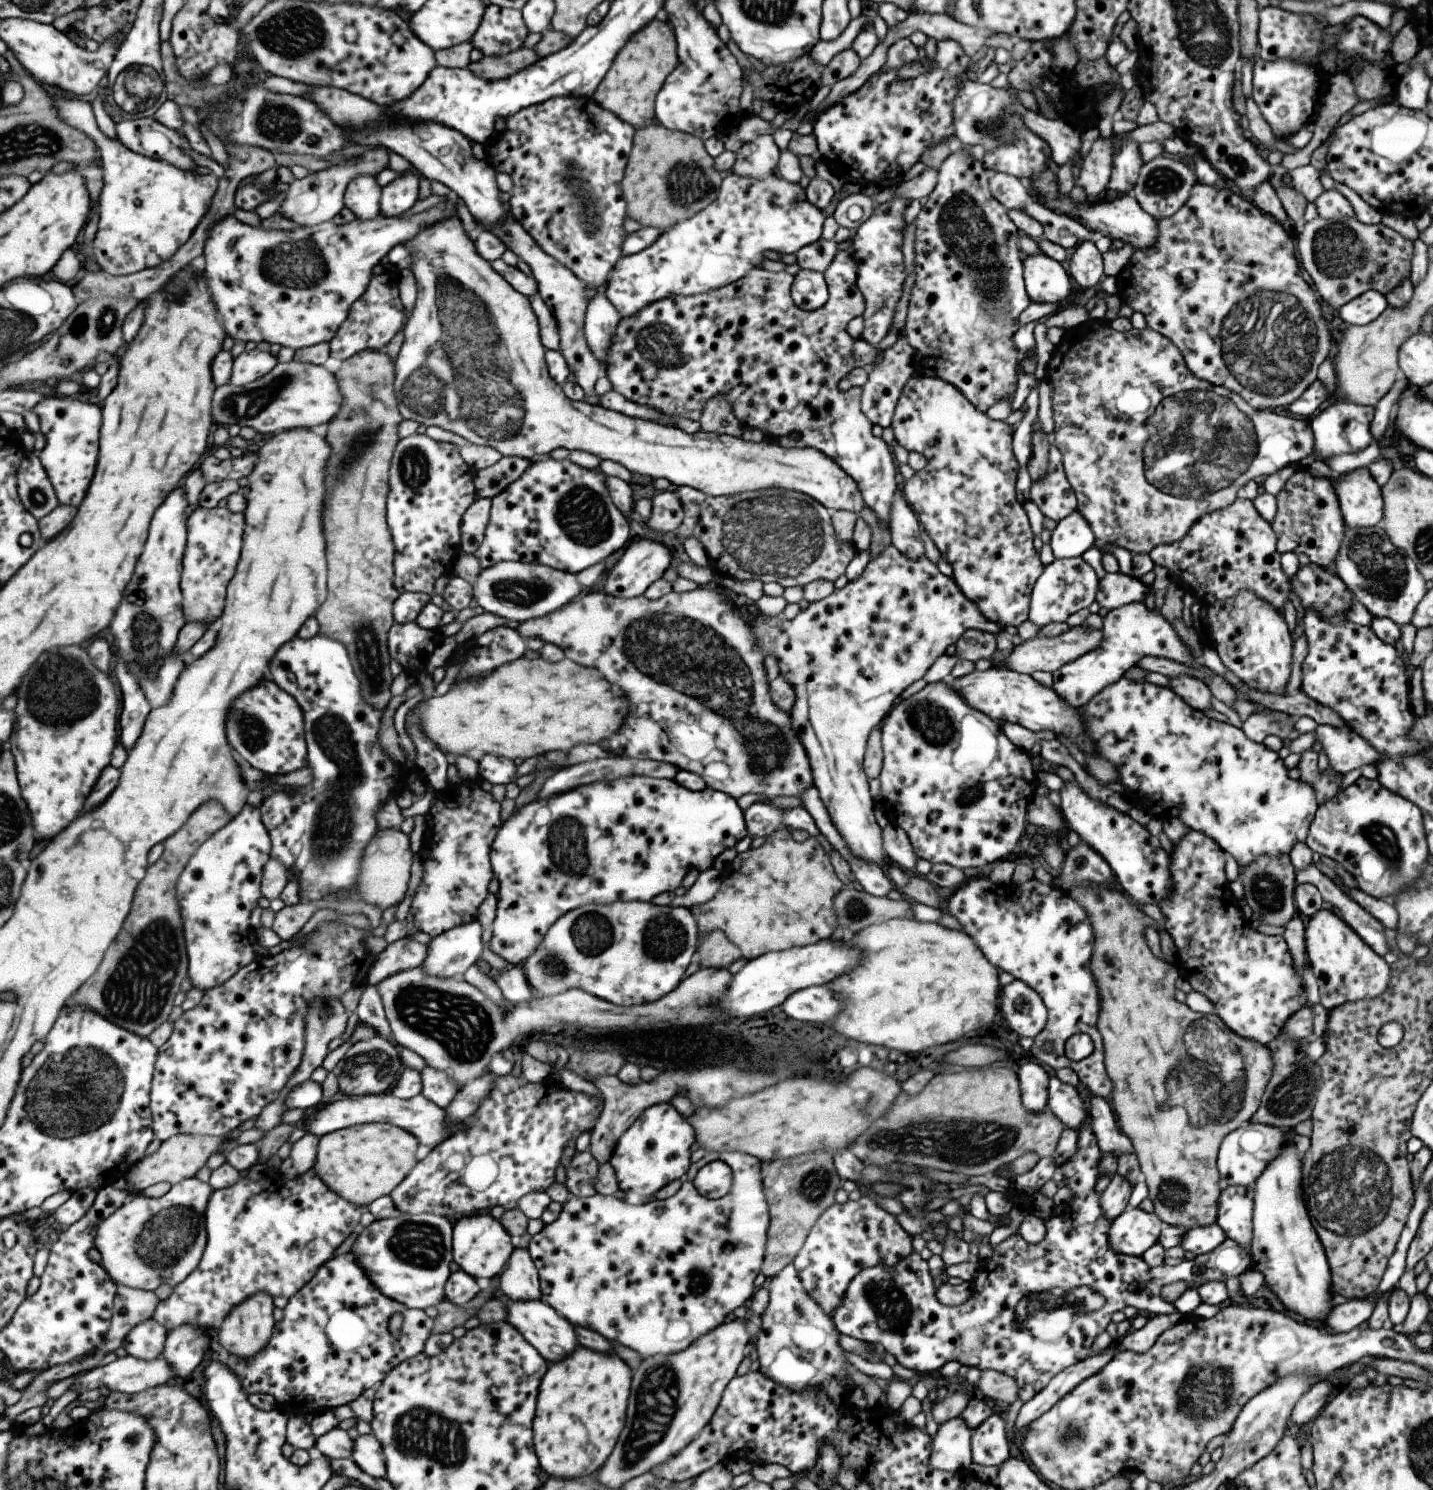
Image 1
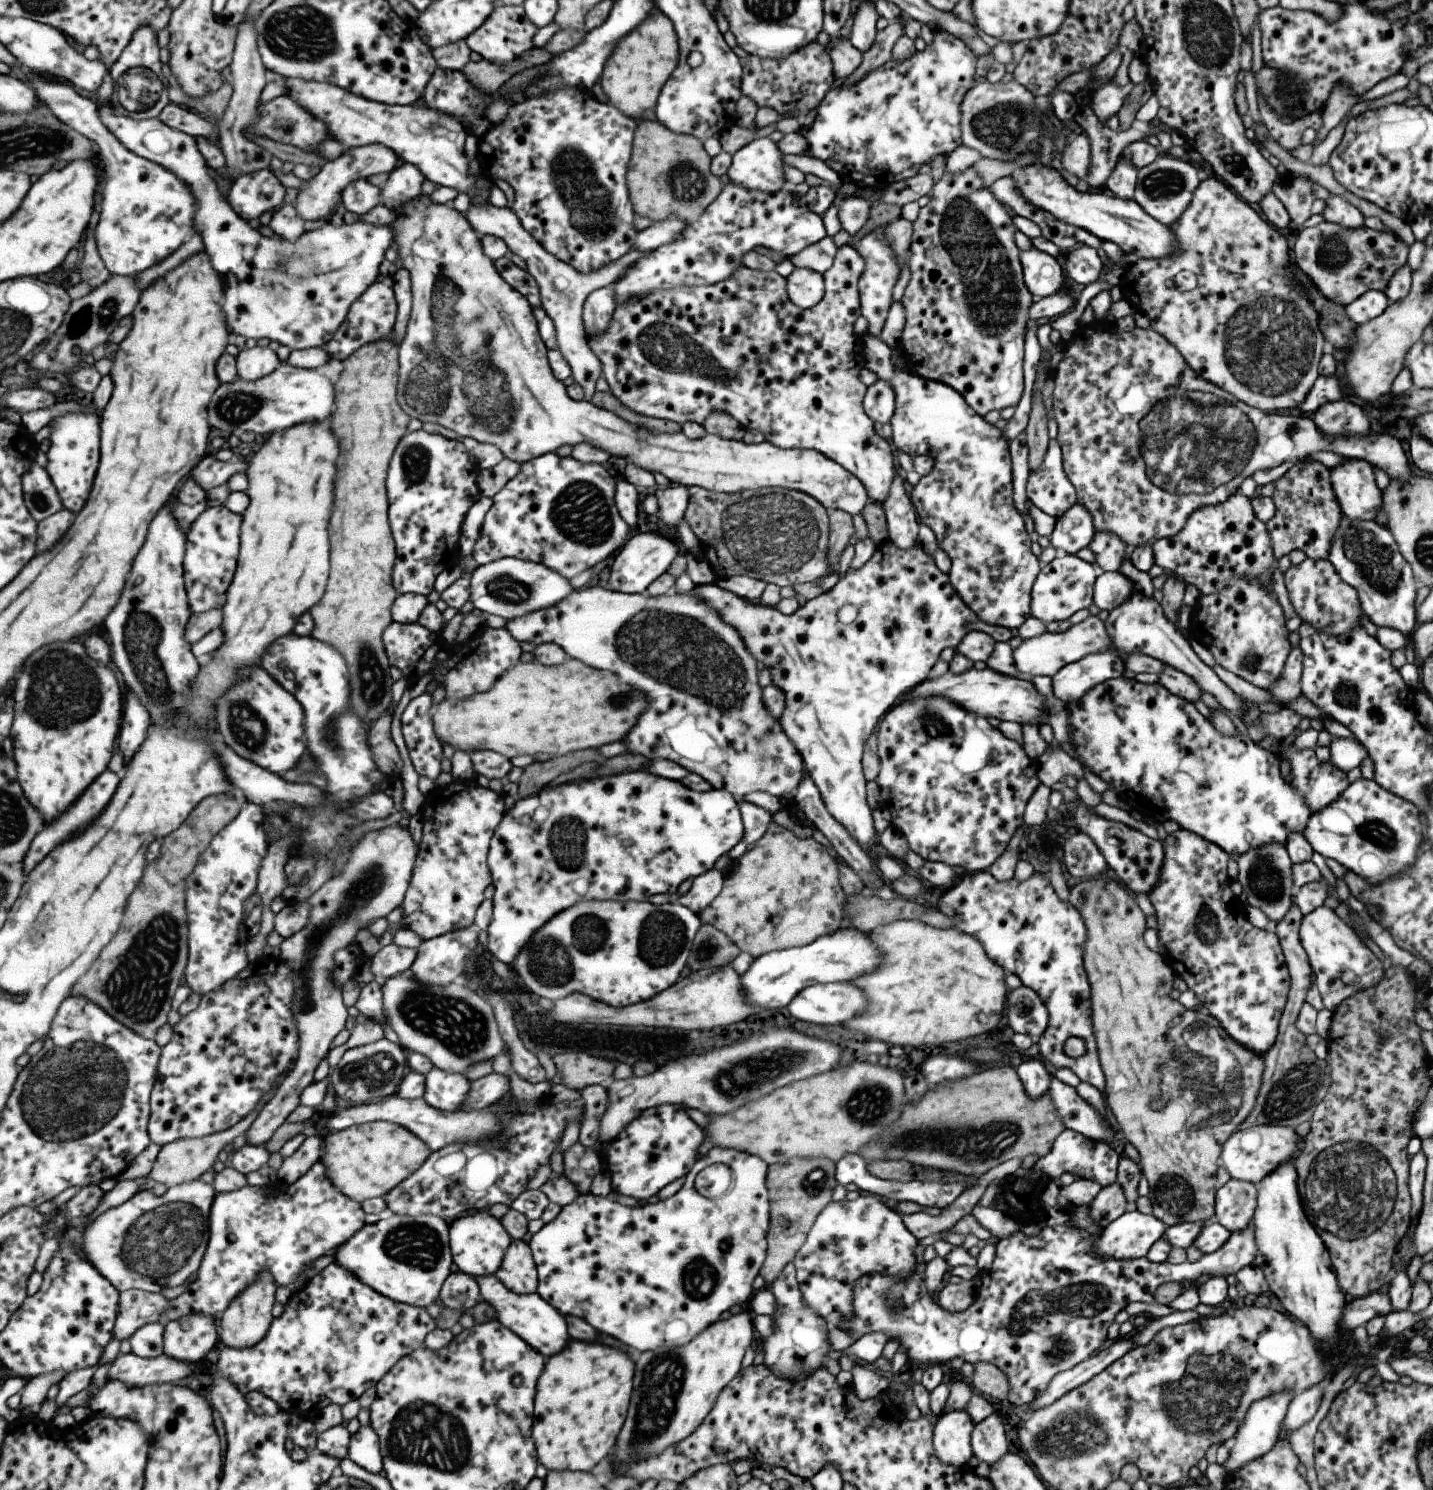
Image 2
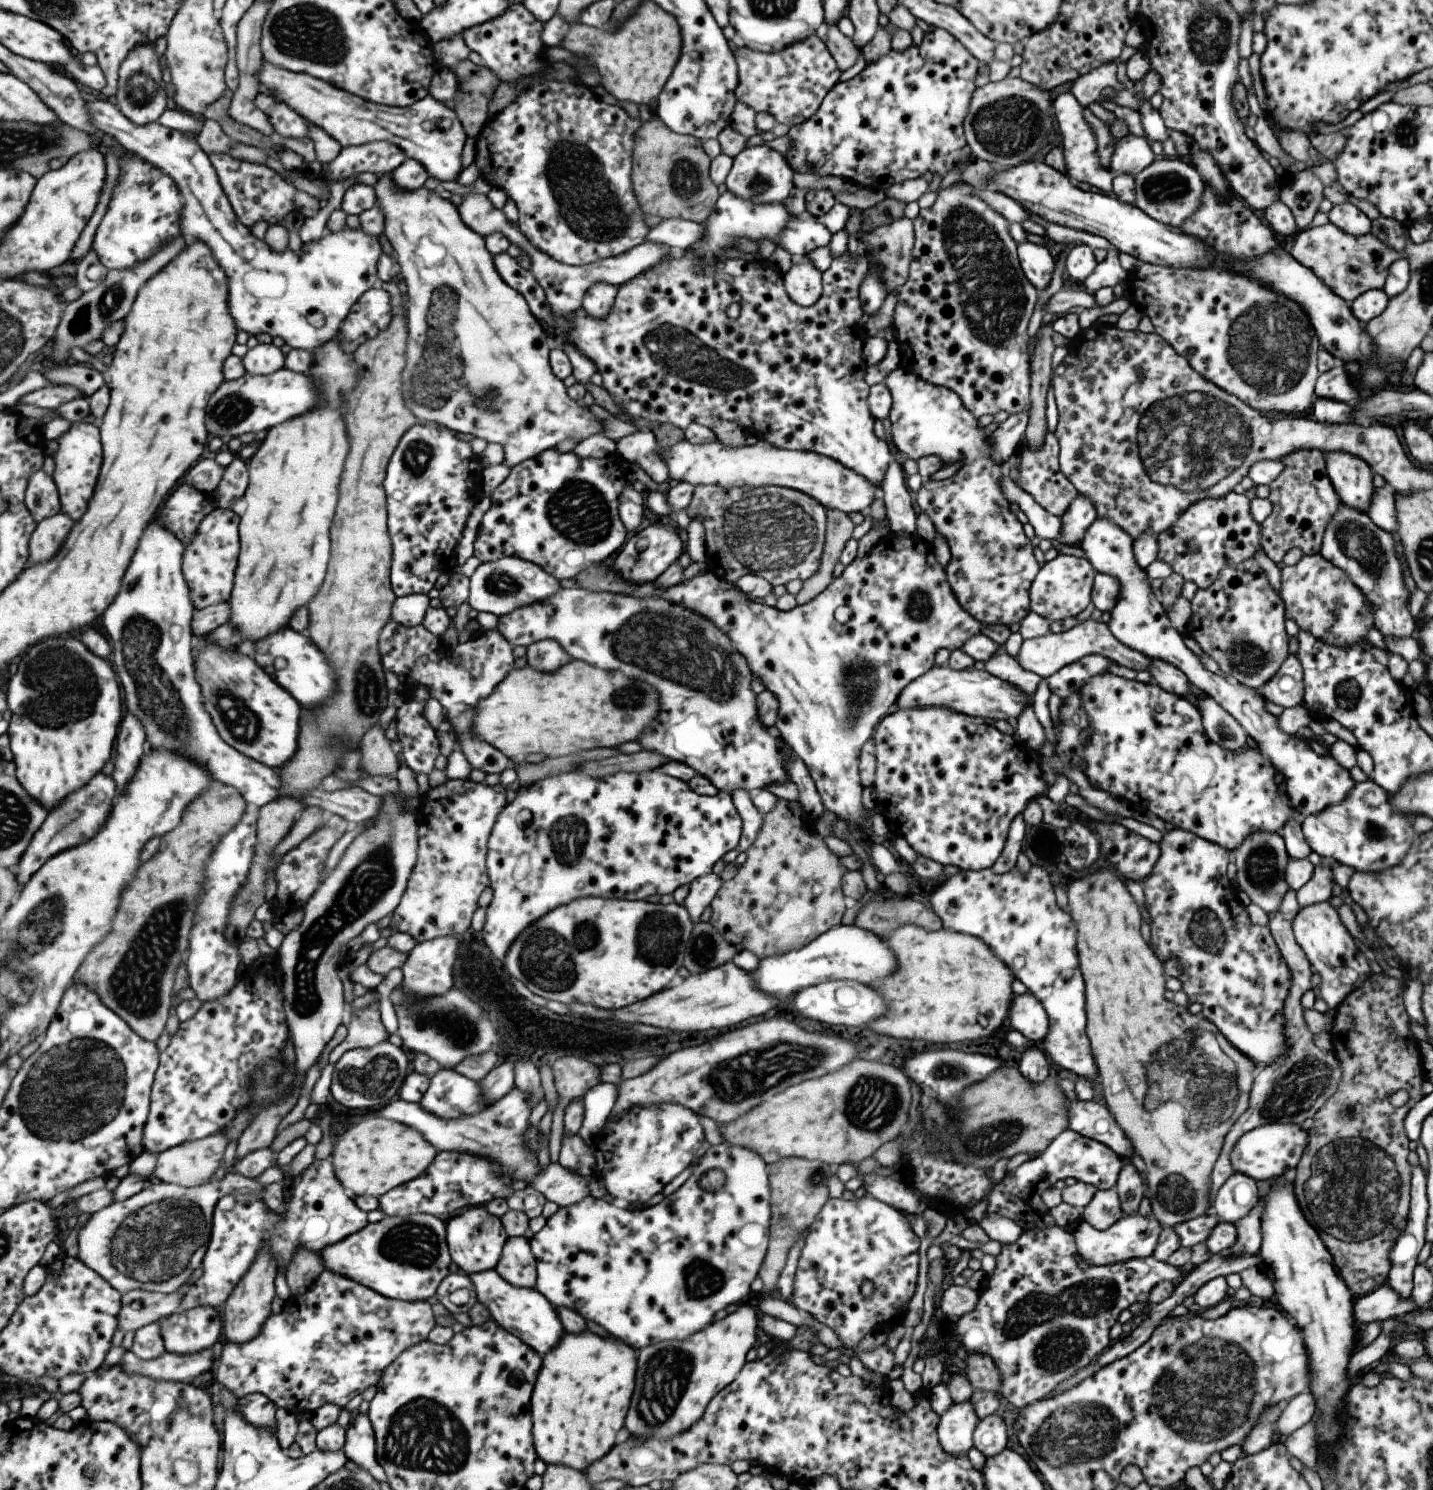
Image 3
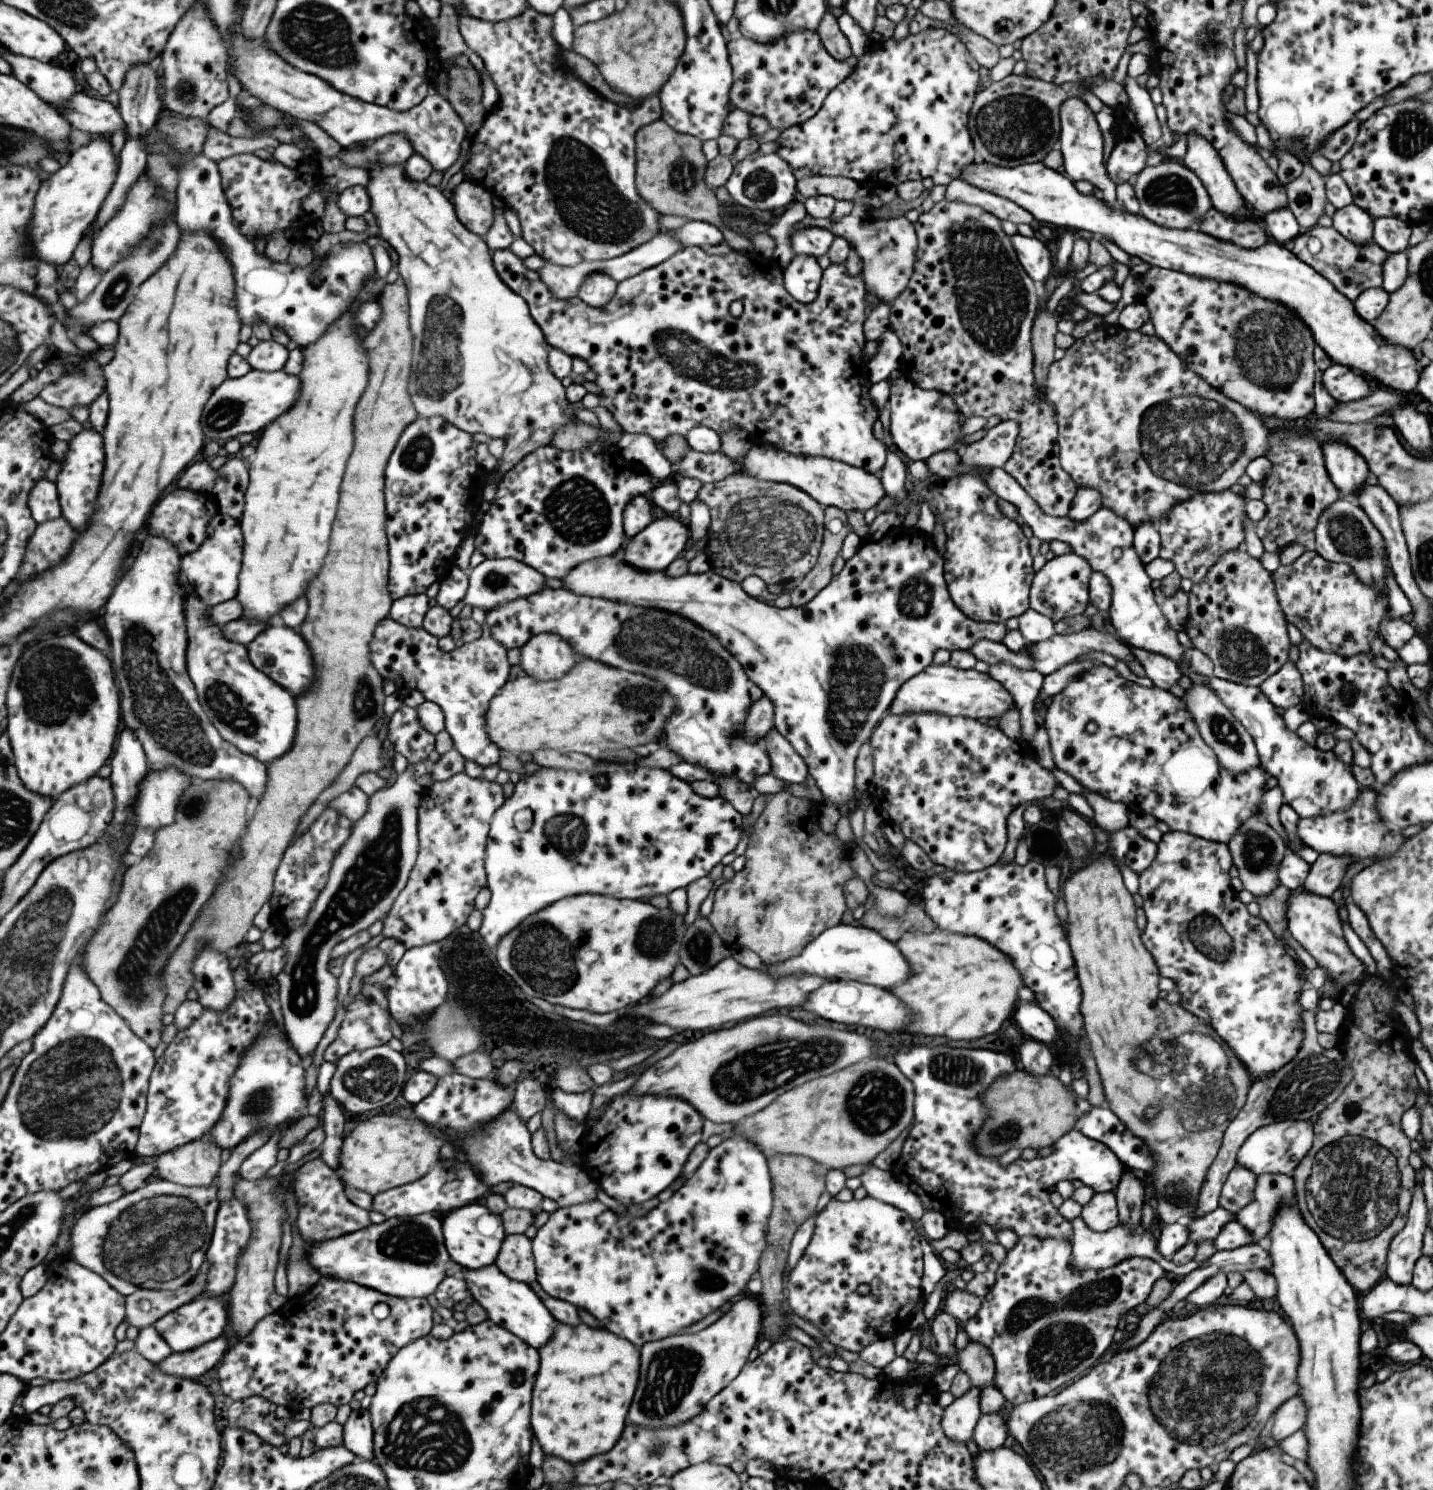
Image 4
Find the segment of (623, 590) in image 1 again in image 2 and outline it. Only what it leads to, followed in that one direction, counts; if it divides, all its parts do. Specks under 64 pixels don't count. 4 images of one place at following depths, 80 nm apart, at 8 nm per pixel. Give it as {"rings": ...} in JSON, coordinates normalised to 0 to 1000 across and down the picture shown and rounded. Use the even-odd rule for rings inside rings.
{"rings":[[[456,357],[443,358],[429,372],[424,395],[434,398],[448,398],[457,388],[465,384],[471,372],[472,365],[468,362]]]}

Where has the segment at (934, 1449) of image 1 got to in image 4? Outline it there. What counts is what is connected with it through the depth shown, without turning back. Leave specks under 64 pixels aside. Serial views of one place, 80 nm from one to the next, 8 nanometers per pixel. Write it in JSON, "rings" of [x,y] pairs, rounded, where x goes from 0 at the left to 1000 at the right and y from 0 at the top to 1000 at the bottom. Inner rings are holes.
{"rings":[[[678,930],[671,938],[666,938],[663,944],[657,946],[657,960],[662,968],[673,970],[685,950],[683,946],[684,932]]]}

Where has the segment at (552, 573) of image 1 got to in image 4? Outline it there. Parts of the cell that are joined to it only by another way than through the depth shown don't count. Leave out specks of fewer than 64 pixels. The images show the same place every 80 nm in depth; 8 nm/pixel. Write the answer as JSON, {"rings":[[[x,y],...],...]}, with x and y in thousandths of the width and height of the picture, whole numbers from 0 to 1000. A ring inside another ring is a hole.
{"rings":[[[359,374],[354,375],[338,375],[335,379],[328,383],[328,393],[324,401],[324,405],[329,407],[332,407],[338,411],[341,411],[350,405],[361,403],[362,401],[369,401],[375,397],[379,397],[380,395],[380,385],[378,385]]]}

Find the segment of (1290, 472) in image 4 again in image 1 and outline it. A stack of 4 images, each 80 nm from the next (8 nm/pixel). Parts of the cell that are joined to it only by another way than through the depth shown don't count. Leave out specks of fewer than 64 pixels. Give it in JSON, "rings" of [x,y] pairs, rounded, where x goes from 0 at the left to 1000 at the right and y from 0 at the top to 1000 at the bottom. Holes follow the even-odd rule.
{"rings":[[[909,311],[904,314],[897,323],[896,327],[889,334],[890,344],[886,352],[886,356],[890,358],[891,370],[911,372],[915,378],[931,384],[931,376],[939,352],[927,321],[915,319]]]}

